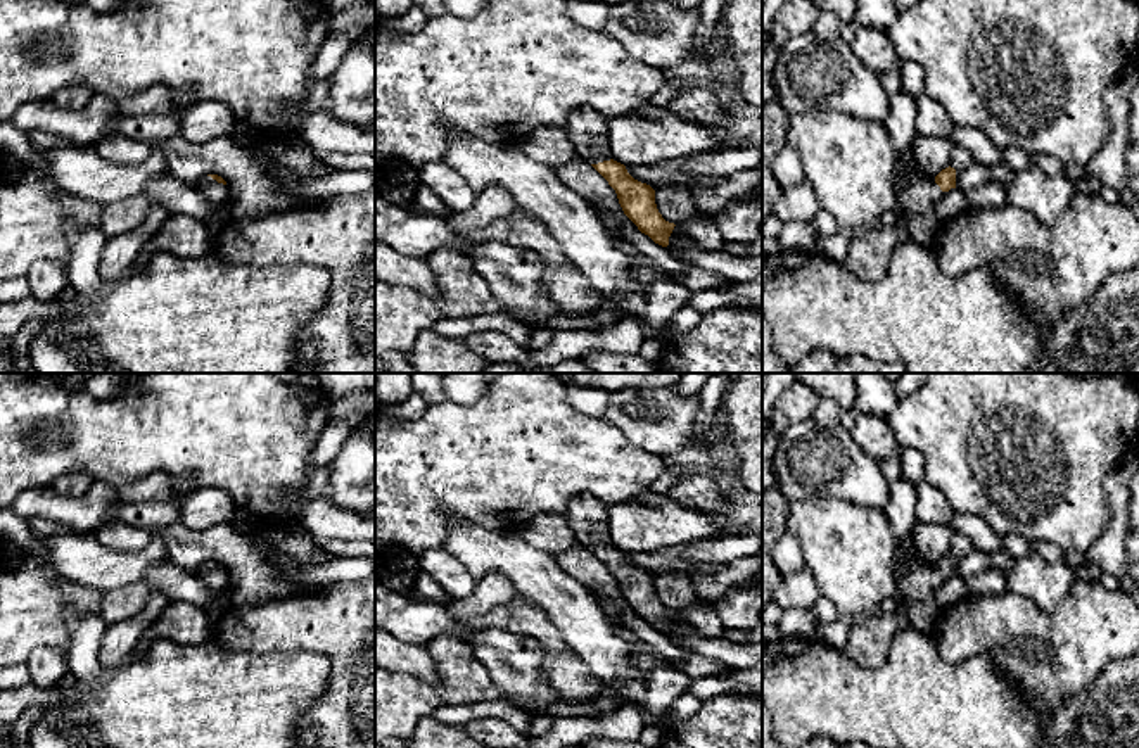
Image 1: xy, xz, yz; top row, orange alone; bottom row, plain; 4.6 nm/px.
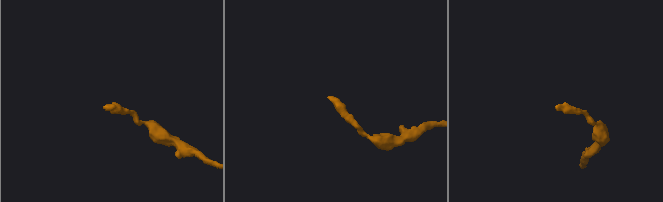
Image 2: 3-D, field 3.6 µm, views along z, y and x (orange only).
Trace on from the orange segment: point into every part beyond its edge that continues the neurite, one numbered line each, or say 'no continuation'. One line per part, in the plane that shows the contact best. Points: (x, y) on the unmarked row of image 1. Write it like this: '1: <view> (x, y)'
1: xz (588, 517)

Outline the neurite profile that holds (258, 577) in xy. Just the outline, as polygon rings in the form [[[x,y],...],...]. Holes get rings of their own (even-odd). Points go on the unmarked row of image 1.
[[[180,522],[161,529],[161,536],[166,546],[166,556],[181,565],[187,570],[197,568],[200,563],[218,561],[226,568],[228,580],[235,584],[230,606],[242,608],[258,605],[268,599],[287,598],[292,594],[304,593],[311,587],[289,582],[282,577],[285,568],[296,568],[292,565],[282,565],[271,555],[259,549],[254,542],[254,534],[239,529],[232,522],[218,523],[207,530],[194,530]]]

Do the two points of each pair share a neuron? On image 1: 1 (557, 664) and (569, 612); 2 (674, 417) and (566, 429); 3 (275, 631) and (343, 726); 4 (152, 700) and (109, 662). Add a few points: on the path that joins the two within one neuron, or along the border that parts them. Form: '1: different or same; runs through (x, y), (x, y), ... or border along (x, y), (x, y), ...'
1: different; border along (538, 603), (566, 645), (588, 667)
2: different; border along (600, 417), (614, 424), (642, 450)
3: same; runs through (308, 631), (313, 631), (343, 660), (343, 693)
4: different; border along (132, 653), (109, 672)

